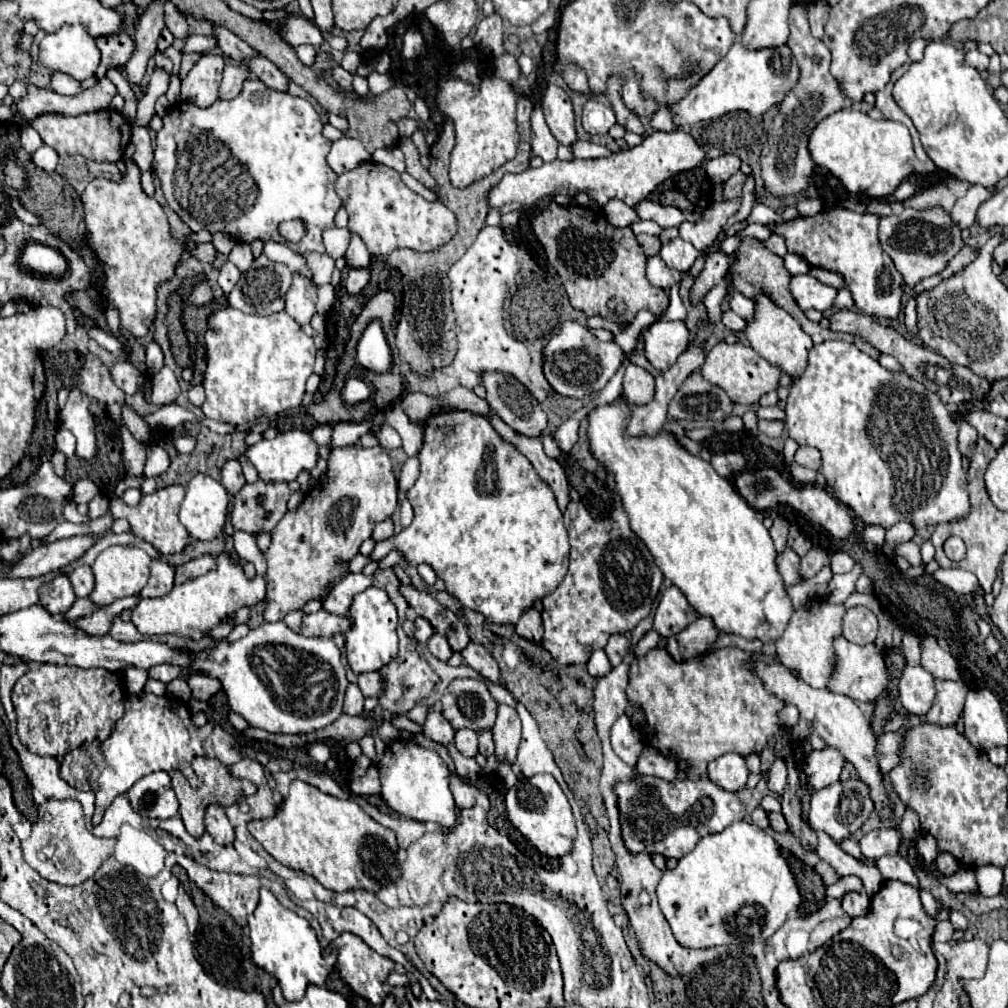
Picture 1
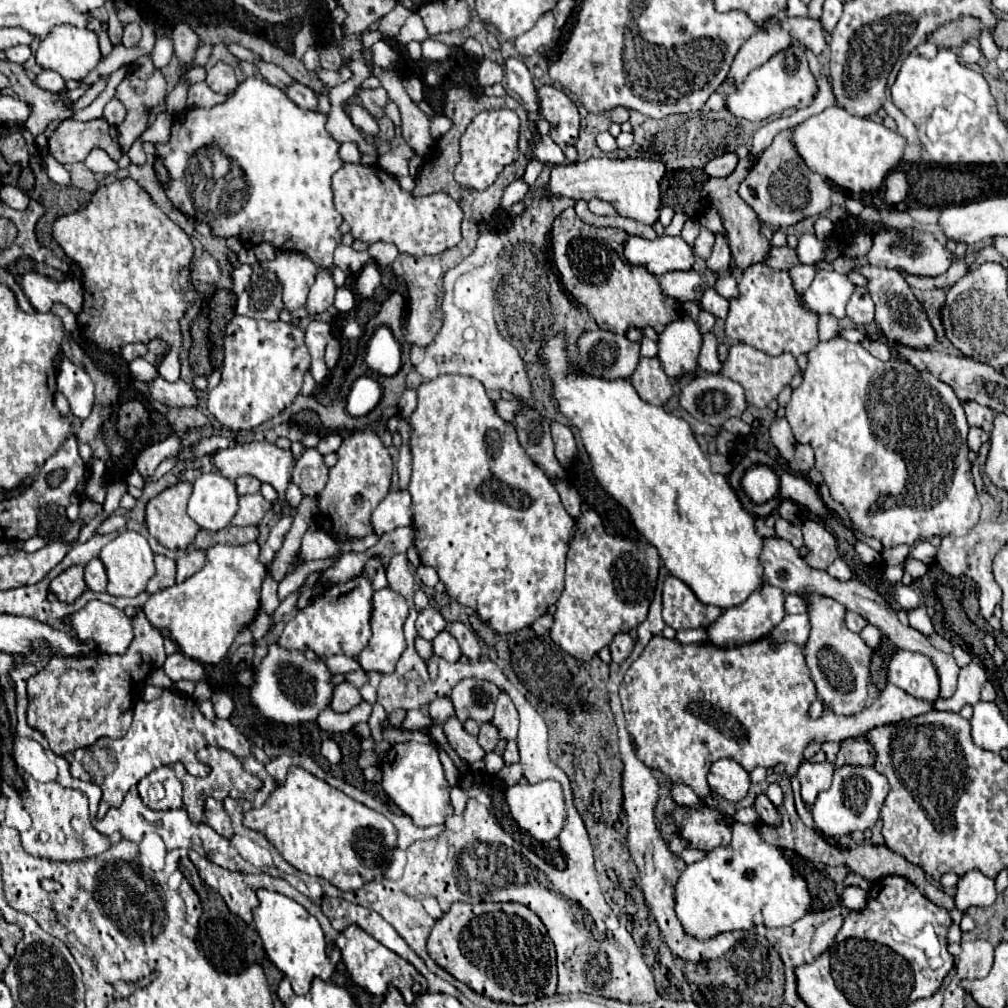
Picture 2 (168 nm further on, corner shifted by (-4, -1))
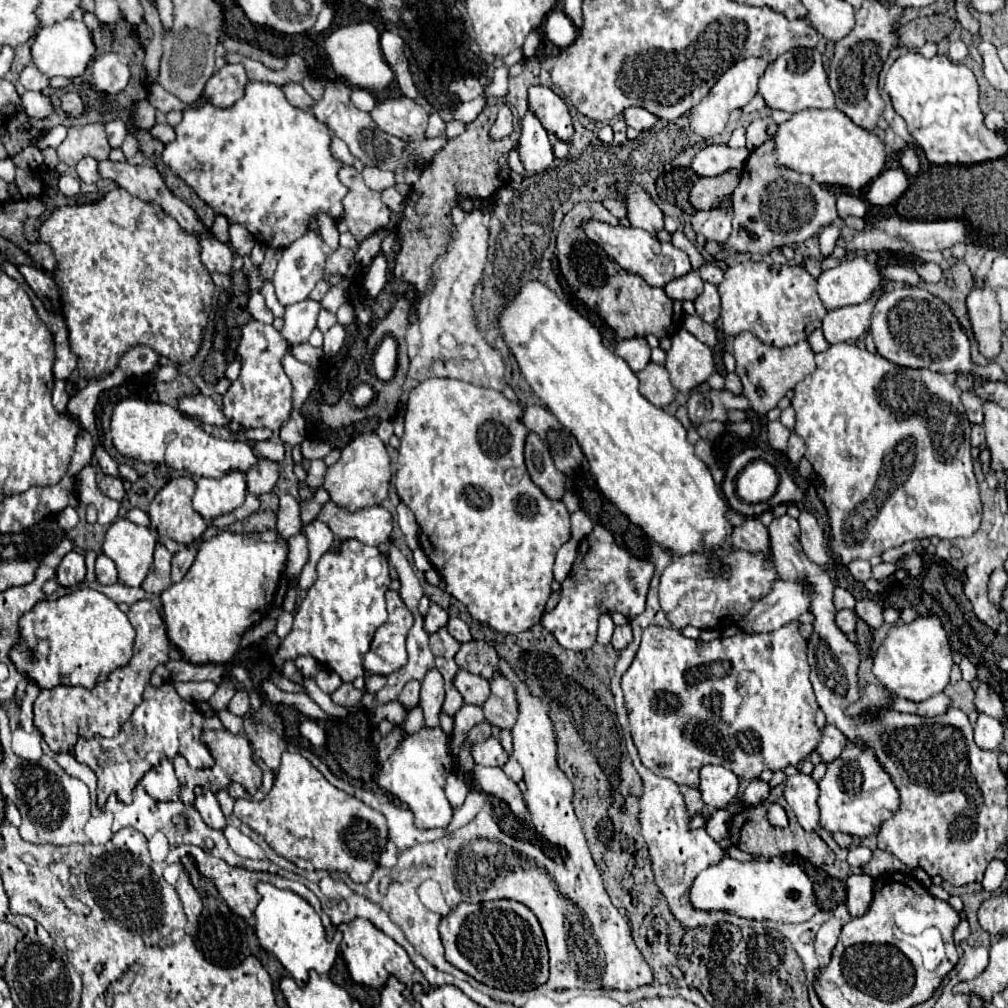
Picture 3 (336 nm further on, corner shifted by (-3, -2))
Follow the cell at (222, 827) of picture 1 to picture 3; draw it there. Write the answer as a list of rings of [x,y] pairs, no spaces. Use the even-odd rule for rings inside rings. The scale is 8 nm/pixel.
[[[207,788],[195,790],[195,808],[199,810],[199,814],[207,826],[211,826],[215,830],[225,830],[227,820],[225,820],[223,812],[219,808],[219,802],[211,790],[207,790]]]

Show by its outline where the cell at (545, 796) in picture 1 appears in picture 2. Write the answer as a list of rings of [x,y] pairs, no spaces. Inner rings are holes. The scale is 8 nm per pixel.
[[[542,781],[538,785],[512,785],[506,787],[506,803],[510,807],[510,815],[516,819],[520,829],[528,831],[534,839],[538,841],[552,841],[558,837],[562,831],[562,821],[564,821],[564,797],[562,797],[562,787],[558,781]]]

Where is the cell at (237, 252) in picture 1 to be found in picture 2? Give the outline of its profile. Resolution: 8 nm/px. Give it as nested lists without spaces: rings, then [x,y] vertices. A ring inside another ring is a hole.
[[[278,253],[274,261],[259,262],[274,273],[282,285],[282,301],[286,309],[298,309],[306,303],[308,291],[316,279],[318,267],[302,253]]]

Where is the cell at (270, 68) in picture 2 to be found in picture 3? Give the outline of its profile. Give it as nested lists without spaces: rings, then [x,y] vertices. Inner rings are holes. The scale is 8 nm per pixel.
[[[289,82],[289,84],[285,84],[285,86],[281,86],[281,90],[283,90],[283,94],[285,94],[285,98],[293,104],[293,106],[297,106],[297,108],[303,108],[303,110],[307,110],[315,100],[303,90],[303,86],[301,84],[293,84],[293,82]]]

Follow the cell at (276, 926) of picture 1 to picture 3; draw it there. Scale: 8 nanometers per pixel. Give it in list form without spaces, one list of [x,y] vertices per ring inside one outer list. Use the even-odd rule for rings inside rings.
[[[265,882],[257,884],[257,892],[261,894],[261,902],[255,908],[255,934],[259,938],[259,944],[267,952],[275,954],[275,958],[287,968],[287,972],[299,986],[305,986],[311,970],[315,970],[317,974],[330,972],[339,954],[341,938],[339,935],[334,940],[325,938],[321,918],[311,908],[311,904],[307,904],[291,890],[279,890]]]

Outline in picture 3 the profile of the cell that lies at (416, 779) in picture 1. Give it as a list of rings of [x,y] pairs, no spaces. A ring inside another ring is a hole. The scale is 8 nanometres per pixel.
[[[423,728],[415,734],[409,734],[381,766],[377,778],[377,784],[381,788],[385,788],[389,794],[397,796],[409,806],[409,810],[415,814],[415,826],[419,830],[447,828],[453,816],[453,808],[443,792],[447,776],[455,770],[447,740],[449,736],[441,728]]]

